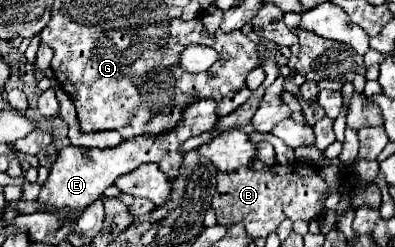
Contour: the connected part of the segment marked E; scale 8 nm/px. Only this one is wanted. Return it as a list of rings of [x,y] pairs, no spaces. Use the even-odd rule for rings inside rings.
[[[204,98],[204,100],[190,104],[184,110],[182,120],[170,132],[148,134],[148,136],[142,134],[142,136],[124,140],[114,148],[104,148],[104,150],[100,150],[100,148],[80,150],[76,146],[66,146],[66,148],[60,150],[60,154],[58,154],[52,170],[50,170],[50,176],[40,190],[38,202],[50,206],[48,212],[54,212],[54,214],[80,212],[84,206],[98,200],[102,196],[102,192],[108,186],[112,186],[118,176],[132,172],[140,164],[148,164],[148,162],[156,162],[160,166],[160,170],[166,174],[168,180],[176,180],[178,170],[184,162],[184,152],[180,150],[182,144],[192,136],[200,136],[200,134],[208,132],[216,122],[218,122],[218,104],[216,104],[216,100]]]

